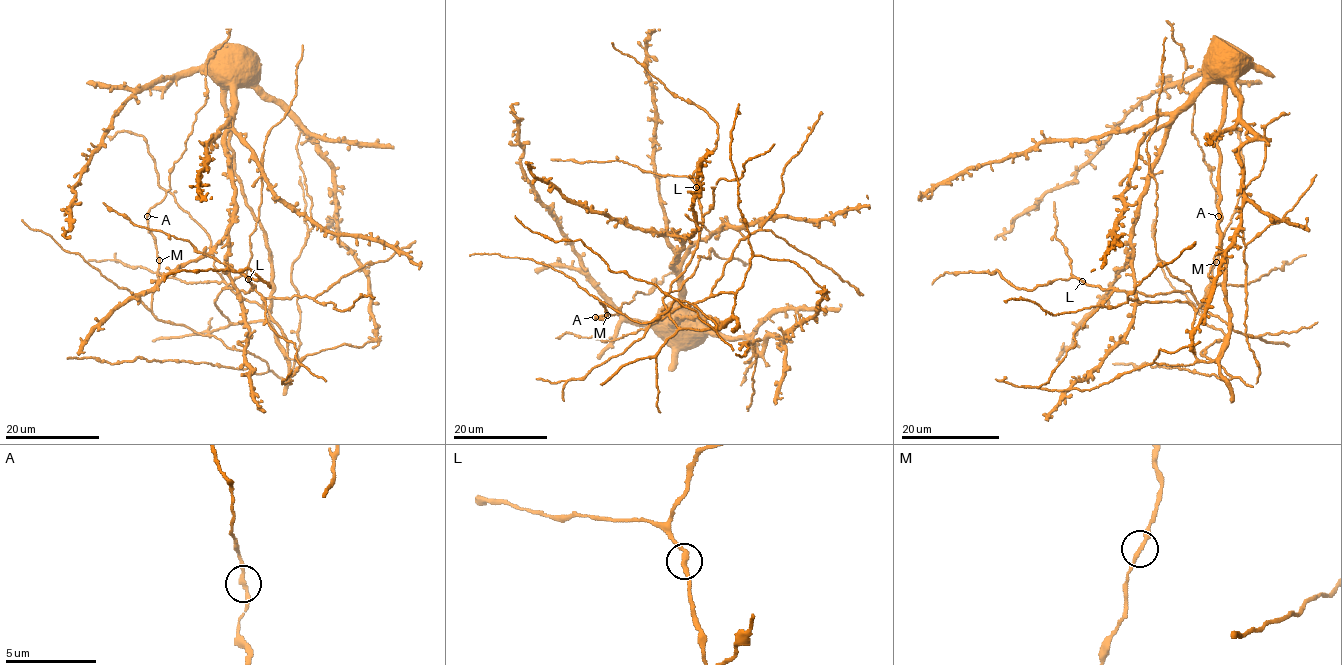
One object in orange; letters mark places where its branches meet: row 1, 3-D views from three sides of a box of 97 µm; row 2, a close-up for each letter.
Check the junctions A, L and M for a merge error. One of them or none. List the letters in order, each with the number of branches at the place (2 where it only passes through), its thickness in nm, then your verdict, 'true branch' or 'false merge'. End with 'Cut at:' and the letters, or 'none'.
A: 2 branches meet; 240 nm thick; true branch
L: 2 branches meet; 260 nm thick; true branch
M: 2 branches meet; 240 nm thick; true branch
Cut at: none

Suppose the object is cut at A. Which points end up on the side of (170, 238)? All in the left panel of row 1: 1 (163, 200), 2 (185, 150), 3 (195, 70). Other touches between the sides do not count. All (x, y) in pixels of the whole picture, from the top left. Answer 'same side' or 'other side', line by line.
1: other side
2: other side
3: same side

